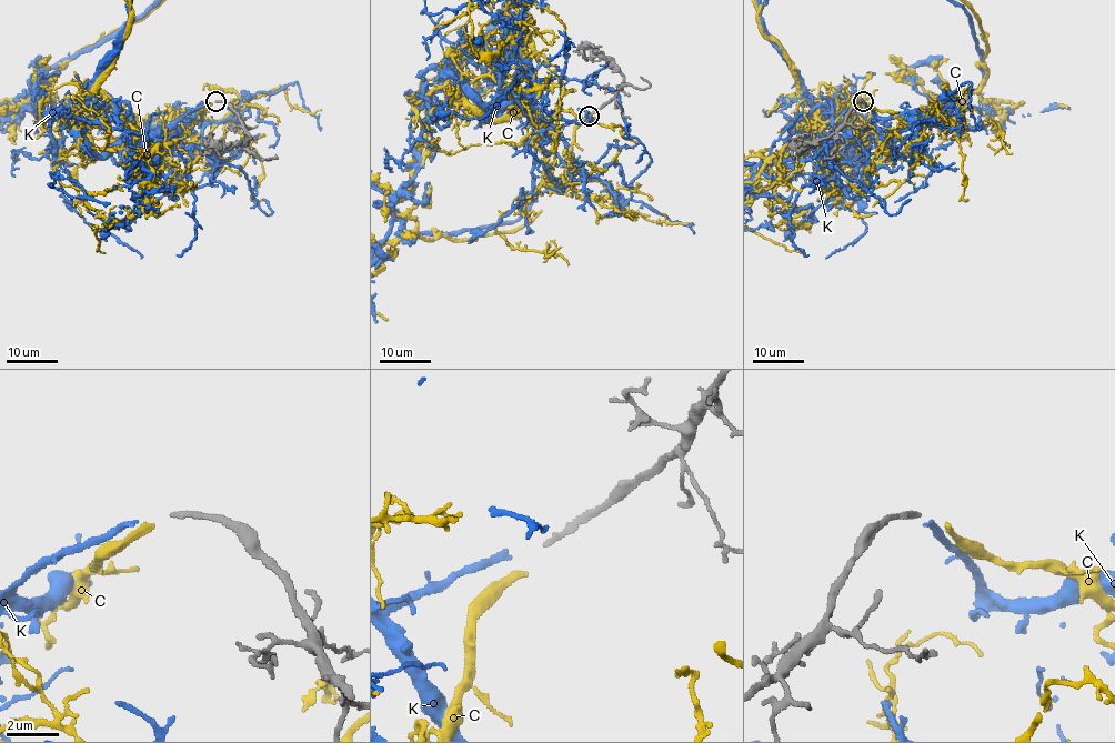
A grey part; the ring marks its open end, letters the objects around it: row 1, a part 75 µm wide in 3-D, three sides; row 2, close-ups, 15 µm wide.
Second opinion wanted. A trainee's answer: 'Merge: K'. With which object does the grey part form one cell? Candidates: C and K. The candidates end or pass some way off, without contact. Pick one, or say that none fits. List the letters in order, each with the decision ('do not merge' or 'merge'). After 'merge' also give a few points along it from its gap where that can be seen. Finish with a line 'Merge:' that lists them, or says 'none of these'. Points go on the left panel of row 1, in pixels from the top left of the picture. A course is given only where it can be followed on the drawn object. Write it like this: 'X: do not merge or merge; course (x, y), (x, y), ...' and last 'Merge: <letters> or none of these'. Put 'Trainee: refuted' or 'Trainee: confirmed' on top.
Trainee: confirmed
C: do not merge
K: merge
Merge: K

